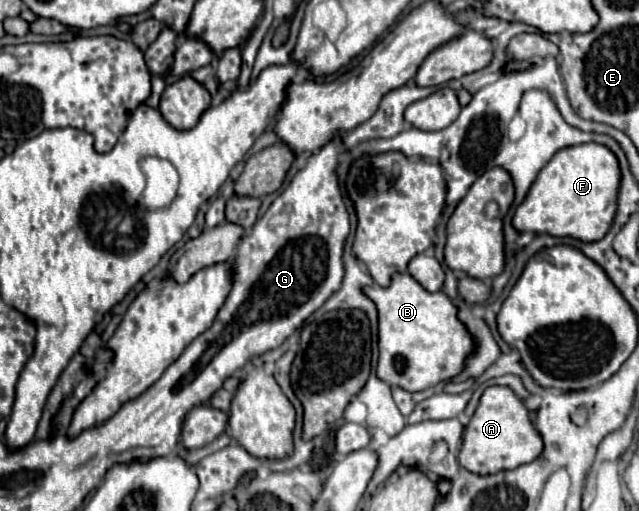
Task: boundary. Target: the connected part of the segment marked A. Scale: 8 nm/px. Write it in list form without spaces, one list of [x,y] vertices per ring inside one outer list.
[[[489,386],[483,392],[471,422],[465,426],[459,462],[473,474],[495,474],[533,462],[541,454],[541,450],[541,434],[535,428],[523,400],[517,398],[515,392],[507,386]]]

